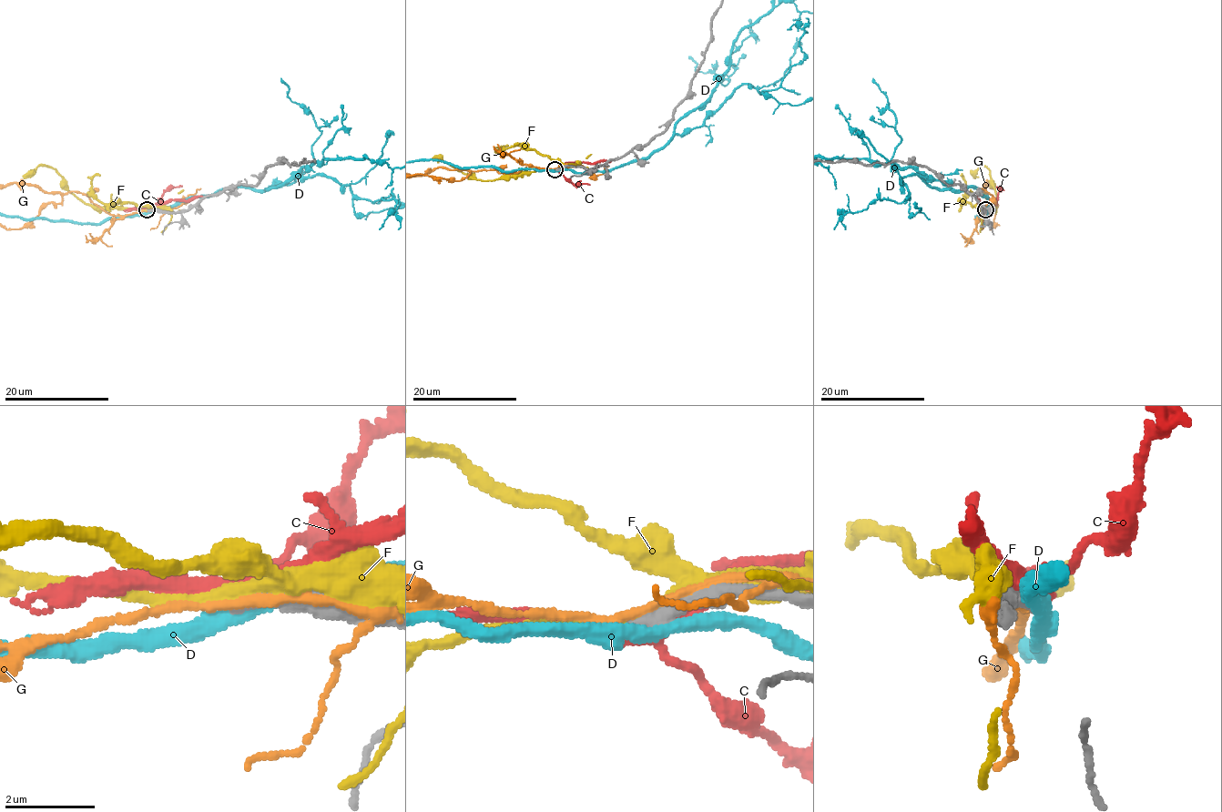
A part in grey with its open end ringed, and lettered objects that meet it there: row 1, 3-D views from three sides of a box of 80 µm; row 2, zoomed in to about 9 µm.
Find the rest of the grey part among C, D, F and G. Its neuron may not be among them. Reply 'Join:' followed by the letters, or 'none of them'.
Join: none of them

